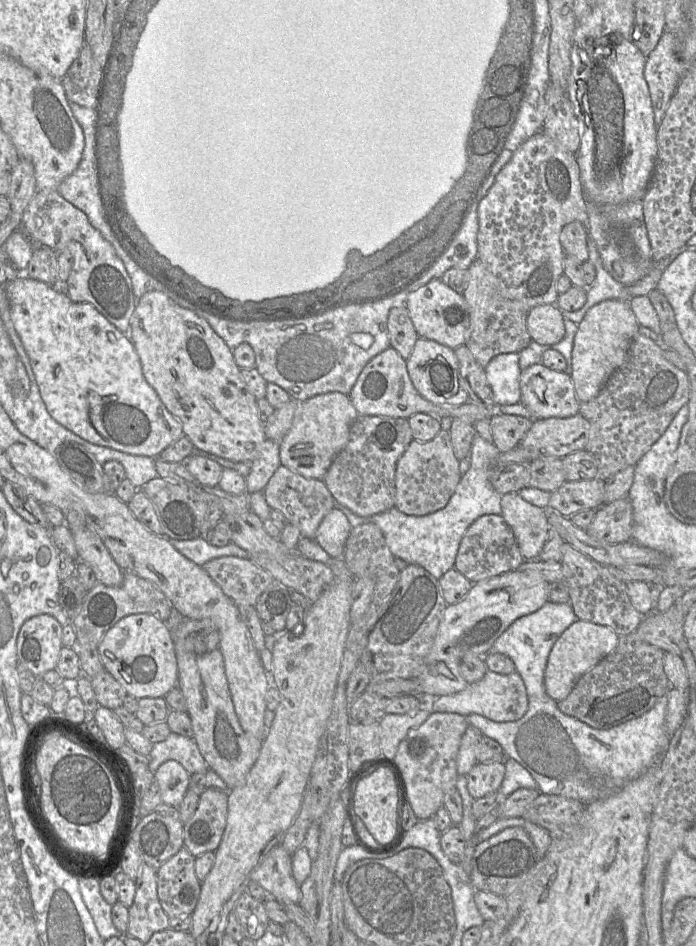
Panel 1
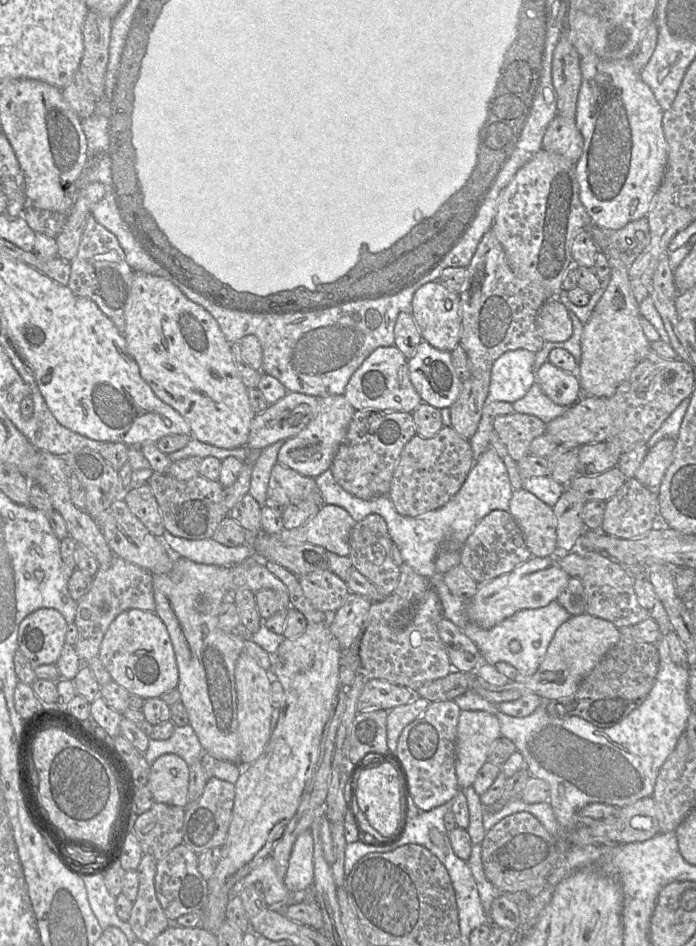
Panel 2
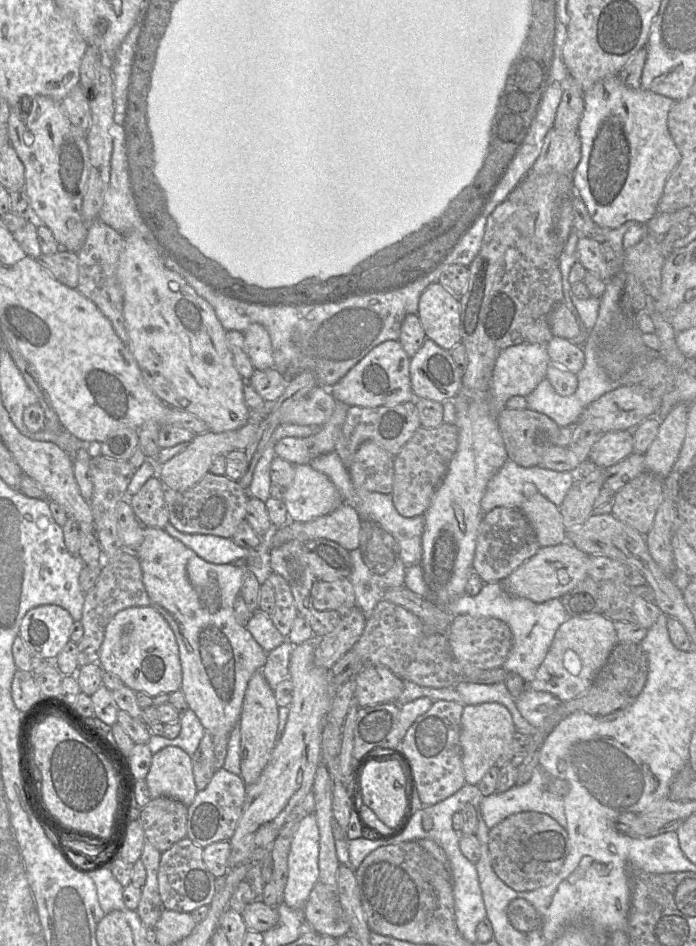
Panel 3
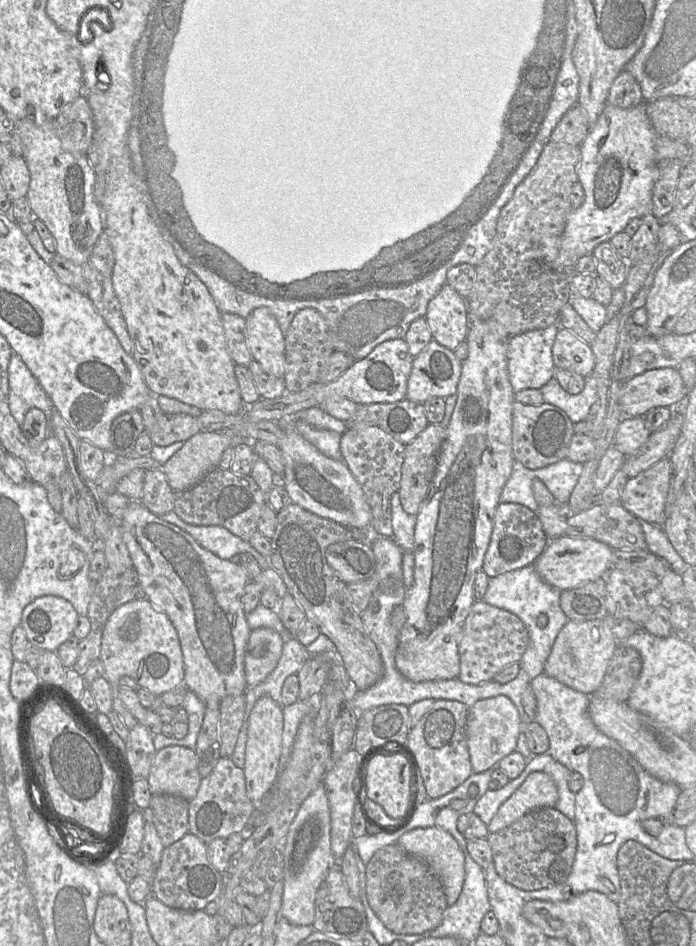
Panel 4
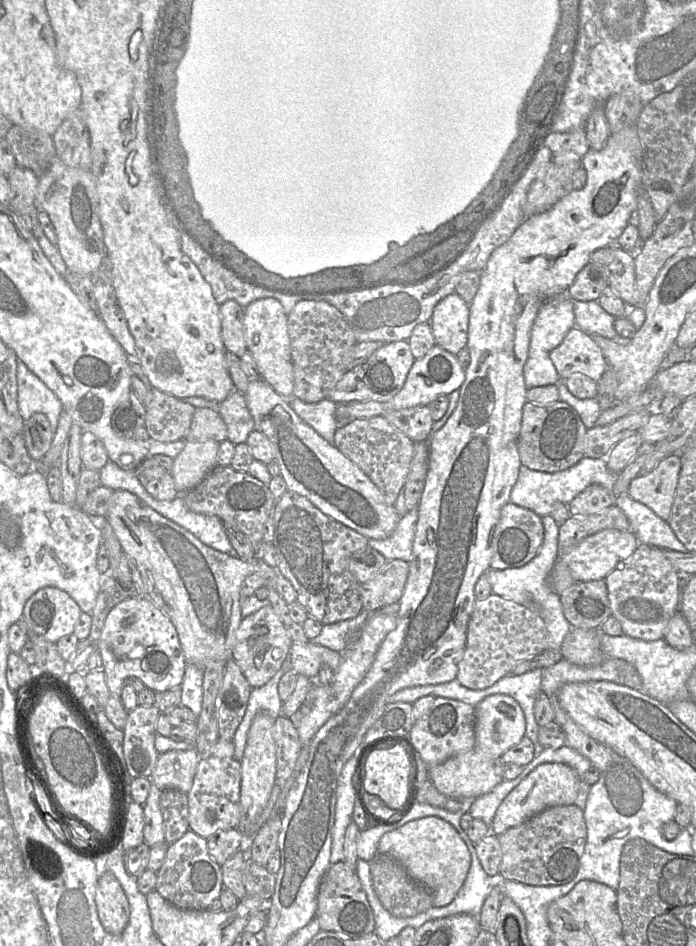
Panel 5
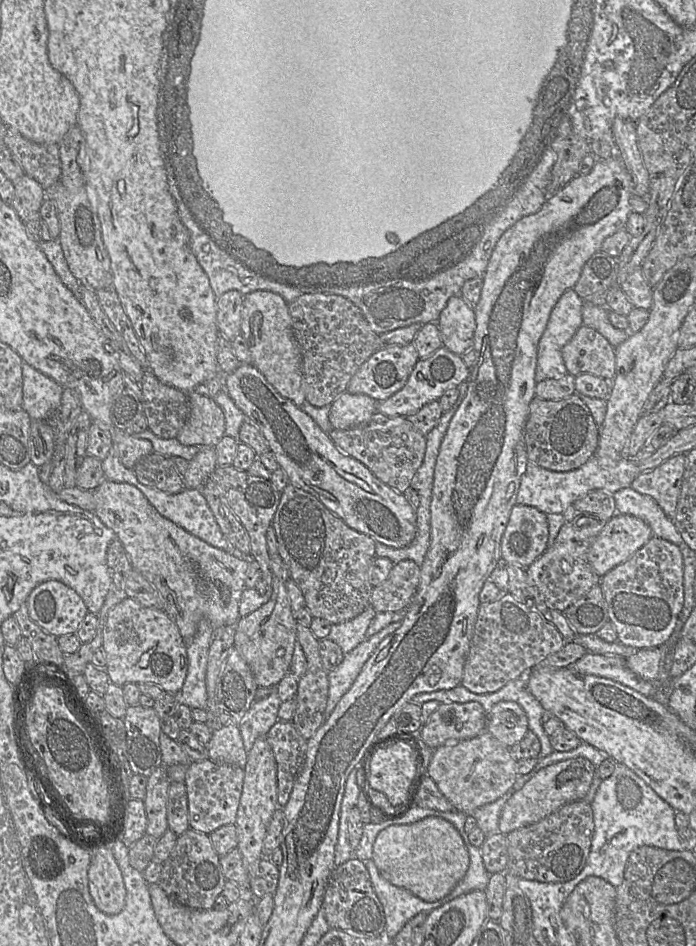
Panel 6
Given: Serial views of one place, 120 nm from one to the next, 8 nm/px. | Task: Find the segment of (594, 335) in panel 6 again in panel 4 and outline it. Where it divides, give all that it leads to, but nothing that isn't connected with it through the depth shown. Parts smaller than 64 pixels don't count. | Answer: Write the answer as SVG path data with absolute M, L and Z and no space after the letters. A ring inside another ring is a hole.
M561 327L552 346L552 358L555 369L564 369L583 377L591 375L595 367L591 346L570 330Z

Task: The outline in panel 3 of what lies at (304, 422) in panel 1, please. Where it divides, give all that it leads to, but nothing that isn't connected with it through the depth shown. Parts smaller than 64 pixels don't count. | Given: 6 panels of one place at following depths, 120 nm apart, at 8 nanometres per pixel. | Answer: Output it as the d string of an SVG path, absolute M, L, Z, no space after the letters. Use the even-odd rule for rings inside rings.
M336 401L335 409L315 434L308 437L284 437L275 445L277 456L293 465L309 464L317 456L335 450L349 405Z

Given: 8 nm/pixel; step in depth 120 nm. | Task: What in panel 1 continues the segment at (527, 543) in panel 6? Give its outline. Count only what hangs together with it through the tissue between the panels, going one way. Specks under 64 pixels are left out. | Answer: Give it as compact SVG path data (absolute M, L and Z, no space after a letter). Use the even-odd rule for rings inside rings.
M501 514L477 518L466 530L458 548L454 568L471 583L478 583L519 568L525 561L516 537Z

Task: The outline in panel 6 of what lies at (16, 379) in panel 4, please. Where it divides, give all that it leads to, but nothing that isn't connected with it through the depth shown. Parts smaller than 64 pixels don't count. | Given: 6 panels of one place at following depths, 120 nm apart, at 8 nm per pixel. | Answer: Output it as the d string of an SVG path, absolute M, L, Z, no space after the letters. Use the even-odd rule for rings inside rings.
M23 361L23 403L32 421L45 420L58 413L63 386Z

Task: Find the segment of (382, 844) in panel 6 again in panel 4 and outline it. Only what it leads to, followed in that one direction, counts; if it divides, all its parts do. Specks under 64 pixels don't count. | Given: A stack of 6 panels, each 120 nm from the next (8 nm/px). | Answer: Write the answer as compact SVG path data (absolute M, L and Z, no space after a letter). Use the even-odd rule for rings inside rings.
M437 826L415 828L401 835L397 844L408 854L421 859L437 875L448 906L453 905L461 893L465 878L465 856L454 837Z

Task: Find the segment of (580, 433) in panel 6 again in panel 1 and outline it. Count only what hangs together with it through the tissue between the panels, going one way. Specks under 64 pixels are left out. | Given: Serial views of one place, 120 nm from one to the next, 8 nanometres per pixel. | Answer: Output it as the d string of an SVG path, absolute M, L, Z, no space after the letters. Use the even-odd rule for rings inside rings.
M495 413L490 417L490 428L493 437L492 443L502 452L517 447L534 419L511 414Z

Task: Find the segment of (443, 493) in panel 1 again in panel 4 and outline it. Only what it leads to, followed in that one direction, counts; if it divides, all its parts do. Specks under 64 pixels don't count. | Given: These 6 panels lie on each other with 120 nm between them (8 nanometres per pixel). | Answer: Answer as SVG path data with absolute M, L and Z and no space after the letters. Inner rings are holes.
M430 424L405 446L398 489L403 510L416 516L433 478L446 428Z

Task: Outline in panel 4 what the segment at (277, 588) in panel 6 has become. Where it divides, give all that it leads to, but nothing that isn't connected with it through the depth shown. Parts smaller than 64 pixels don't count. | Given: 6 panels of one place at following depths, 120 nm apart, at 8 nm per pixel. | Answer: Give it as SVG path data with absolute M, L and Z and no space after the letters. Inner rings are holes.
M260 627L251 630L244 661L247 687L260 684L275 669L284 642L283 637L271 628Z

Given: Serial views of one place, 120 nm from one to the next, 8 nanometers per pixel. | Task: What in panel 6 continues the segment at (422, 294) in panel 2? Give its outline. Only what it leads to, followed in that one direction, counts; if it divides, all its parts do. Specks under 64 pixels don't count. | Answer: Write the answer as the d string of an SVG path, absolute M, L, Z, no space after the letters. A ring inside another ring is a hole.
M455 295L447 301L436 324L442 346L452 353L462 356L473 348L474 309L460 295Z

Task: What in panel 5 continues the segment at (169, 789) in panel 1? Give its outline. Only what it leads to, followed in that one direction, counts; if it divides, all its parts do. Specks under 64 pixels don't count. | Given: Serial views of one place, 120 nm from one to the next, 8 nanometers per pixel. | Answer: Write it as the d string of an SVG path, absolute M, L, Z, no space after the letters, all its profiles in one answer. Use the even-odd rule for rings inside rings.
M195 747L159 754L151 782L159 789L177 789L188 793L193 785L200 756Z

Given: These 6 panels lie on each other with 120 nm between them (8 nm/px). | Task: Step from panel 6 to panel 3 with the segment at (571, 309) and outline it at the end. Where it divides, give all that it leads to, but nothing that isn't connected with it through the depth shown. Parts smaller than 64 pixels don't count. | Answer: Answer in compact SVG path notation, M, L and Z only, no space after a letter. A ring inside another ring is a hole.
M521 343L503 349L494 365L489 389L491 409L498 416L505 407L505 402L512 396L527 396L546 378L546 370L550 364L547 346L532 343Z

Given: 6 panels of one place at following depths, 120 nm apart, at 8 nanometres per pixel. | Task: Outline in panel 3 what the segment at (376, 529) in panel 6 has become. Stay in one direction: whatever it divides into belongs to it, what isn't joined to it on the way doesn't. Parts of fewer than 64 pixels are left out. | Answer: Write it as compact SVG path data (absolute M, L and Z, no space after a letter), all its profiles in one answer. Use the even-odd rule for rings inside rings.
M310 464L295 466L292 483L285 489L283 501L290 521L308 522L327 515L343 502L331 480Z

